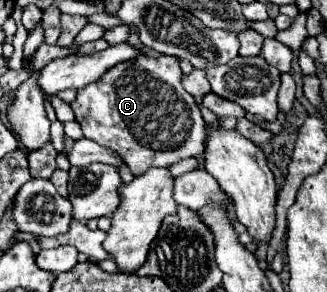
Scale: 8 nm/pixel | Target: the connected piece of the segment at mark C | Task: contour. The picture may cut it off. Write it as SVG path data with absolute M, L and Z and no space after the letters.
M139 55L131 61L117 63L115 67L107 69L95 83L81 87L71 107L85 137L117 153L129 165L133 175L143 175L149 167L169 167L181 159L199 157L205 151L203 147L207 137L207 125L203 123L195 99L181 85L179 59L175 57L161 55L149 59L145 55Z

